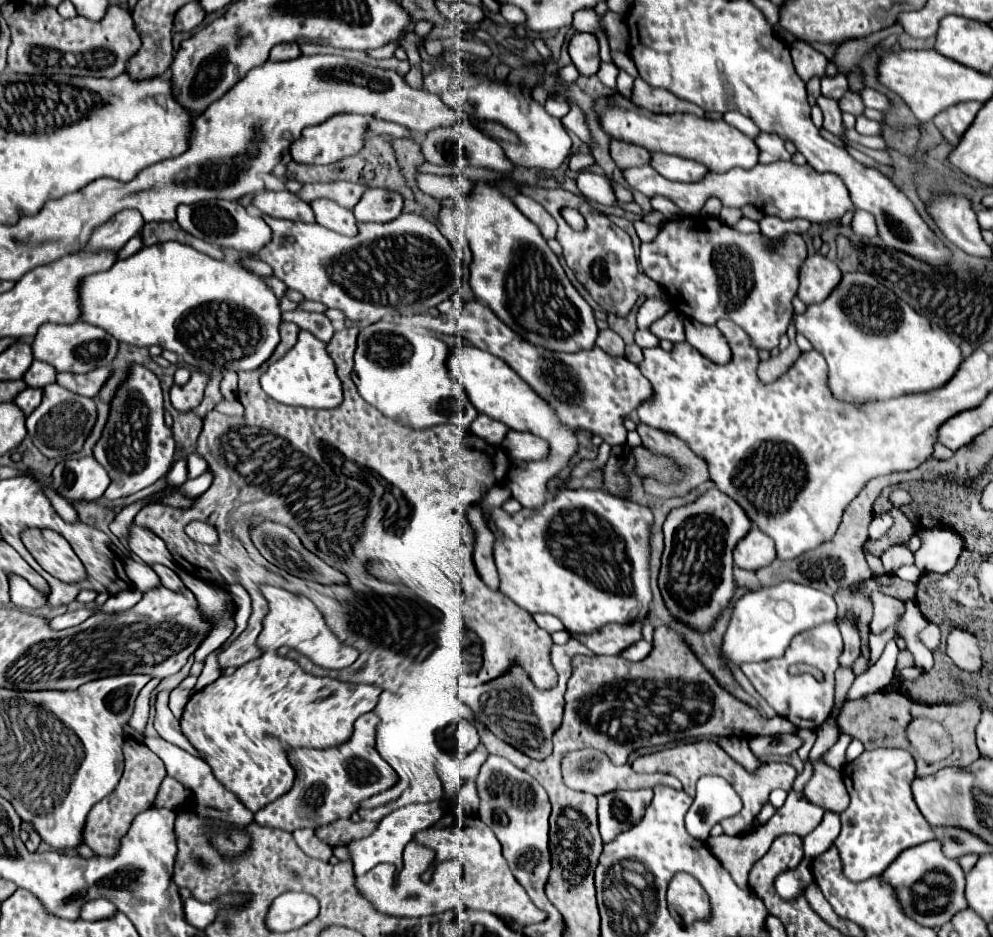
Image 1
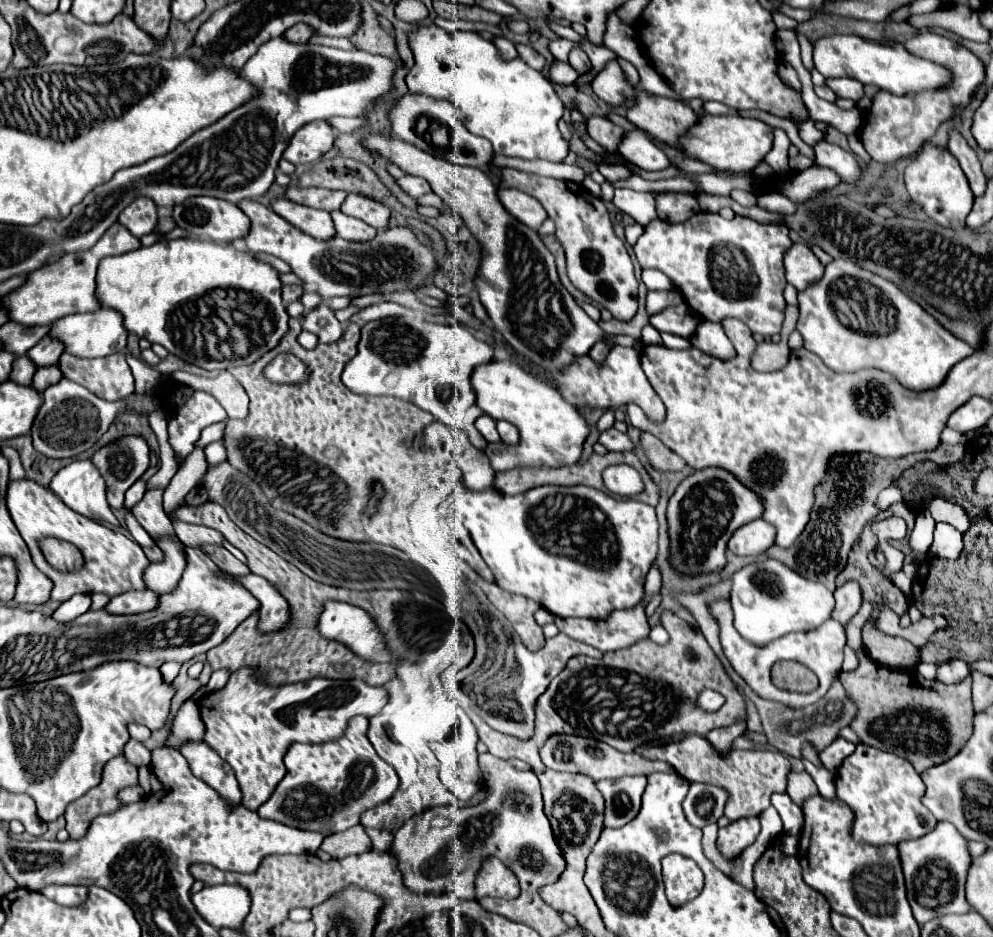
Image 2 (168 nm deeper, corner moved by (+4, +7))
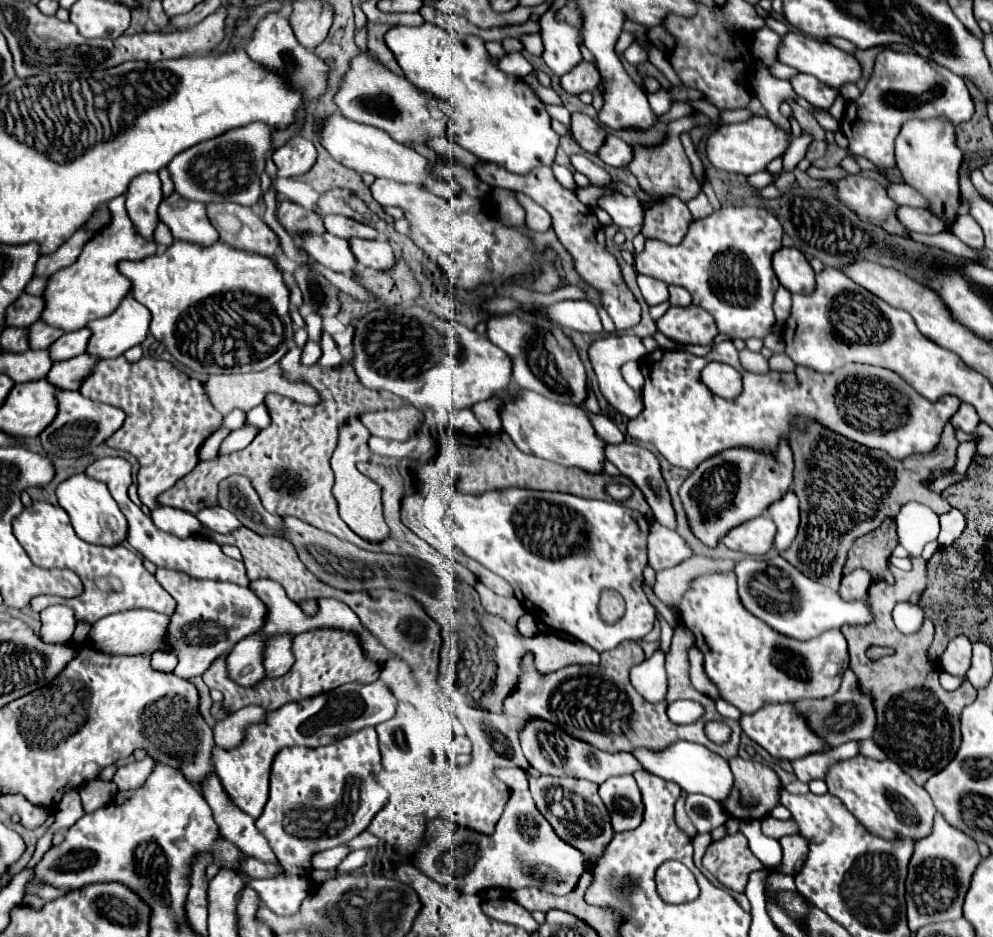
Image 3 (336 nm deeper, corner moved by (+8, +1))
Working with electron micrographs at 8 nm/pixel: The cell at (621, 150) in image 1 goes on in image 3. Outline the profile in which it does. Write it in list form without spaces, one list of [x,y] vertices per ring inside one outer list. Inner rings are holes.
[[[572,114],[570,132],[572,132],[576,144],[590,154],[596,154],[598,146],[602,146],[604,138],[606,138],[606,130],[586,114]]]

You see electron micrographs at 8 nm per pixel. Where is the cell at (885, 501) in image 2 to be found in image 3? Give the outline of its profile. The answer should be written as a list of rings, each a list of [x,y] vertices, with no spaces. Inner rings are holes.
[[[964,442],[964,444],[960,444],[956,470],[948,470],[948,472],[942,472],[942,474],[936,474],[936,478],[938,478],[938,476],[944,476],[944,474],[950,474],[950,472],[964,472],[964,470],[968,468],[968,464],[970,464],[970,458],[972,458],[972,454],[974,454],[974,448],[976,448],[976,442]]]

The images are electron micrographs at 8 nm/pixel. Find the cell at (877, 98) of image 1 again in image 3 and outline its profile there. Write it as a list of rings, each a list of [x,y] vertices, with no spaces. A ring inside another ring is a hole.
[[[796,74],[790,78],[790,84],[792,84],[792,90],[808,100],[812,106],[816,108],[830,108],[834,104],[834,98],[838,96],[838,90],[830,88],[830,86],[824,86],[820,80],[816,80],[814,76],[806,76],[806,74]]]

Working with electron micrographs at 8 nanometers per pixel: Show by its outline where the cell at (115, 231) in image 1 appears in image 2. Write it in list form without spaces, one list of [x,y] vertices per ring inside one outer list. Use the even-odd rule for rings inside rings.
[[[146,198],[134,200],[118,216],[118,224],[124,224],[130,230],[130,234],[138,238],[144,234],[150,234],[154,230],[156,220],[158,220],[156,206],[152,200],[146,200]]]

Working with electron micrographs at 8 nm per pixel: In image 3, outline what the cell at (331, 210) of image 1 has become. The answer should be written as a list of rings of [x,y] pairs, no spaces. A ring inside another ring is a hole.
[[[354,240],[350,242],[354,256],[366,268],[386,272],[396,266],[396,256],[386,240]]]

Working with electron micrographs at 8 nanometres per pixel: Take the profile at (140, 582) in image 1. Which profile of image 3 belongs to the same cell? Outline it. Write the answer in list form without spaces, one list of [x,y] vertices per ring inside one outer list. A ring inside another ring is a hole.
[[[158,506],[150,514],[154,518],[154,524],[178,538],[186,538],[190,534],[198,534],[204,524],[190,512],[180,510],[180,508],[170,508],[170,506]]]

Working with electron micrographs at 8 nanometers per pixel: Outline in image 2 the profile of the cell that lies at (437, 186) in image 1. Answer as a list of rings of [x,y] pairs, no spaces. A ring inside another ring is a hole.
[[[404,176],[398,180],[398,184],[410,194],[410,196],[422,196],[422,194],[428,194],[430,192],[430,186],[426,180],[422,178],[414,178],[414,176]]]

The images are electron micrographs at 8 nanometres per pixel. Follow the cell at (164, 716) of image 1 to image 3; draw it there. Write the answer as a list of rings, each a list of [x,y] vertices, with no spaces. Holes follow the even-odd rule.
[[[212,774],[206,780],[206,786],[202,786],[202,796],[210,804],[216,824],[220,828],[220,834],[226,840],[236,844],[250,858],[256,858],[260,862],[280,864],[268,840],[256,828],[254,818],[250,818],[248,814],[242,814],[236,806],[230,806],[230,802],[226,802],[226,792],[222,790],[216,774]]]

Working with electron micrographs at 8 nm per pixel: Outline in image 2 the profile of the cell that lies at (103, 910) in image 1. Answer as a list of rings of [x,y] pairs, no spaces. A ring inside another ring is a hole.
[[[50,886],[42,894],[60,906],[80,906],[86,900],[86,886]]]

